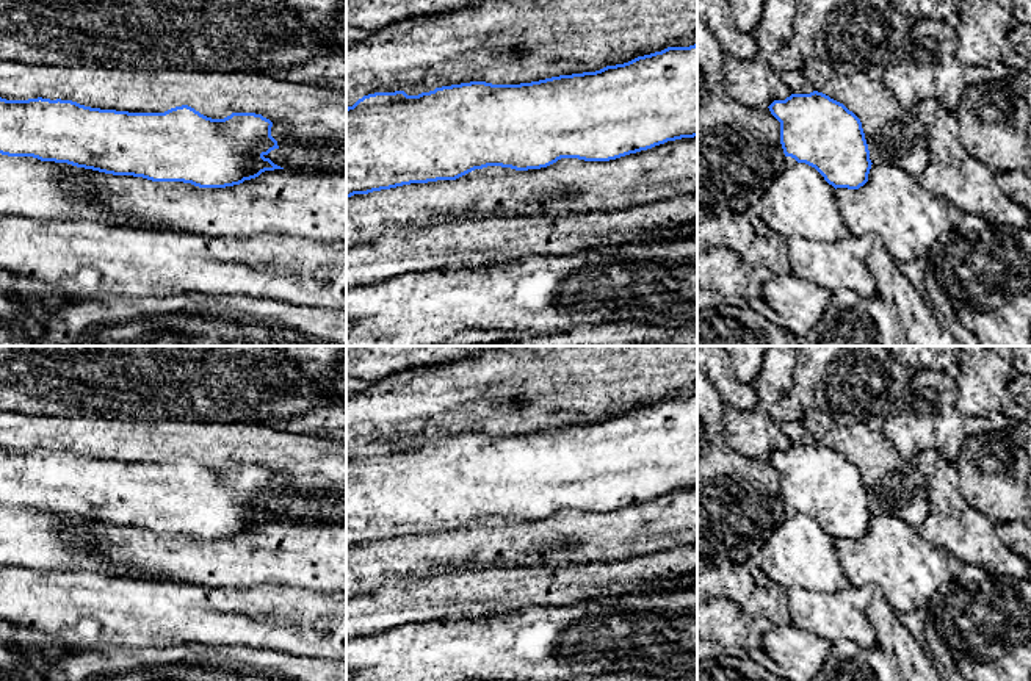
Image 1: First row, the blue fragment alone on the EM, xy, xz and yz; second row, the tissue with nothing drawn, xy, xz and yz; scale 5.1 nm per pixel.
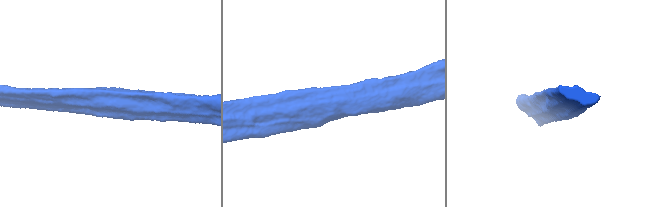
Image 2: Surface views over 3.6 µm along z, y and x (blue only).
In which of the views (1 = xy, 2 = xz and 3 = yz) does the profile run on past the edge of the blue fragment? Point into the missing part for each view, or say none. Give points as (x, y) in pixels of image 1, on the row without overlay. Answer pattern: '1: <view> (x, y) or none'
1: none
2: none
3: none

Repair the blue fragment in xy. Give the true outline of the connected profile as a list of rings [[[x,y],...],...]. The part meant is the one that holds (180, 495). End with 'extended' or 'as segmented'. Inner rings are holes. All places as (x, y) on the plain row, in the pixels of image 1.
[[[0,448],[0,504],[8,507],[33,507],[41,512],[67,513],[113,526],[133,526],[152,532],[183,532],[199,539],[226,539],[259,528],[265,521],[284,520],[266,506],[279,499],[271,487],[273,473],[255,463],[232,463],[224,470],[212,470],[188,456],[165,463],[128,463],[100,460],[72,451],[28,449],[6,451]]] | as segmented

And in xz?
[[[697,395],[667,398],[595,423],[520,435],[470,432],[418,446],[364,446],[346,459],[346,548],[456,531],[487,517],[541,520],[561,509],[610,512],[697,487]]] | as segmented

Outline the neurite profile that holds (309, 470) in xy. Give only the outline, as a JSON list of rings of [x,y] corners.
[[[0,412],[0,448],[72,451],[128,463],[188,456],[212,470],[255,463],[273,473],[277,499],[265,509],[284,520],[346,523],[346,440],[298,434],[265,423],[152,421]]]

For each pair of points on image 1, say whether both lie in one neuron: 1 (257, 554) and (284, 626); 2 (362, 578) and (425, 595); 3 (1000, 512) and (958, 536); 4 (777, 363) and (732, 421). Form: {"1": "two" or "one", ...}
{"1": "two", "2": "two", "3": "two", "4": "one"}

